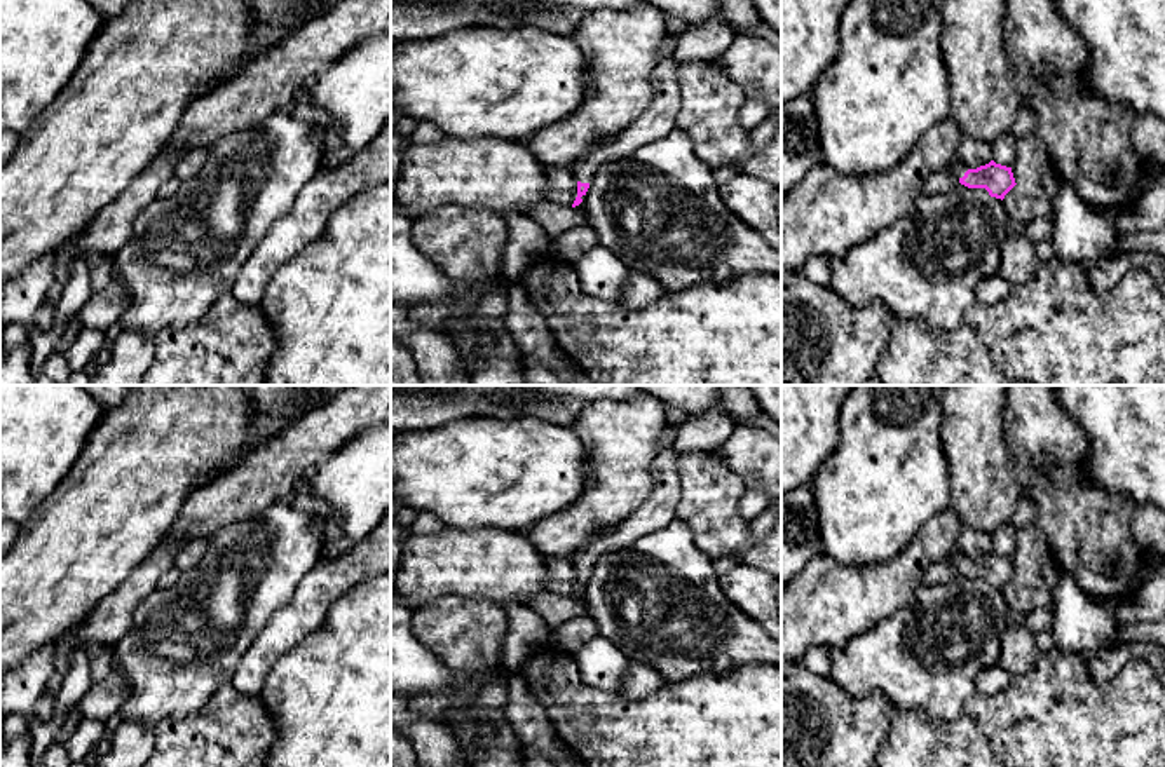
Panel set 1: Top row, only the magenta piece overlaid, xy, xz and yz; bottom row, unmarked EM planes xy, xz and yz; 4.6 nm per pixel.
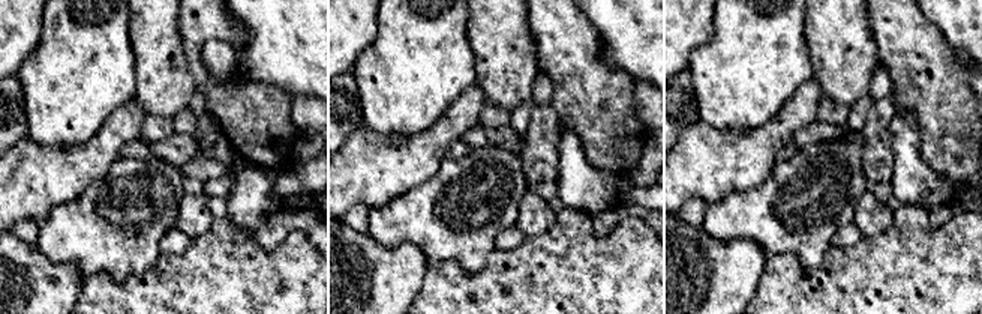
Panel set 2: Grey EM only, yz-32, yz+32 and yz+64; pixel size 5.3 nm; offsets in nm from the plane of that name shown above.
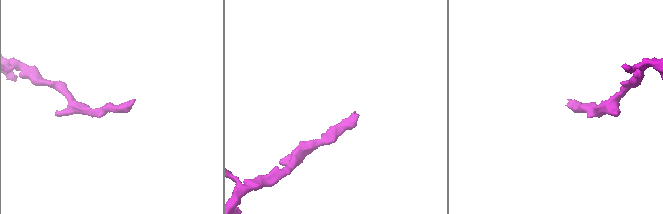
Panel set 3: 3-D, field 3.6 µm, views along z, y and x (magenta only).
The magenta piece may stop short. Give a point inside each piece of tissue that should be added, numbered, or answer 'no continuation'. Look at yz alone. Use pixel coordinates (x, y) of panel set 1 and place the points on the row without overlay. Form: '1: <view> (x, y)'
1: yz (958, 560)

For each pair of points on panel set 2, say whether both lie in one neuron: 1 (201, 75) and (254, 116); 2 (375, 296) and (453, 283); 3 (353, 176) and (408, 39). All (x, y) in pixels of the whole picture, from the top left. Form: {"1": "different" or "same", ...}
{"1": "same", "2": "different", "3": "different"}

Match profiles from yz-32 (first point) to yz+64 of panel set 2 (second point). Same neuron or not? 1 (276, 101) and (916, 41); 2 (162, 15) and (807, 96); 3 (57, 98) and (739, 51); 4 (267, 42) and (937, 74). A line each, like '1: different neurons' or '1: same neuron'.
1: same neuron
2: different neurons
3: same neuron
4: different neurons

